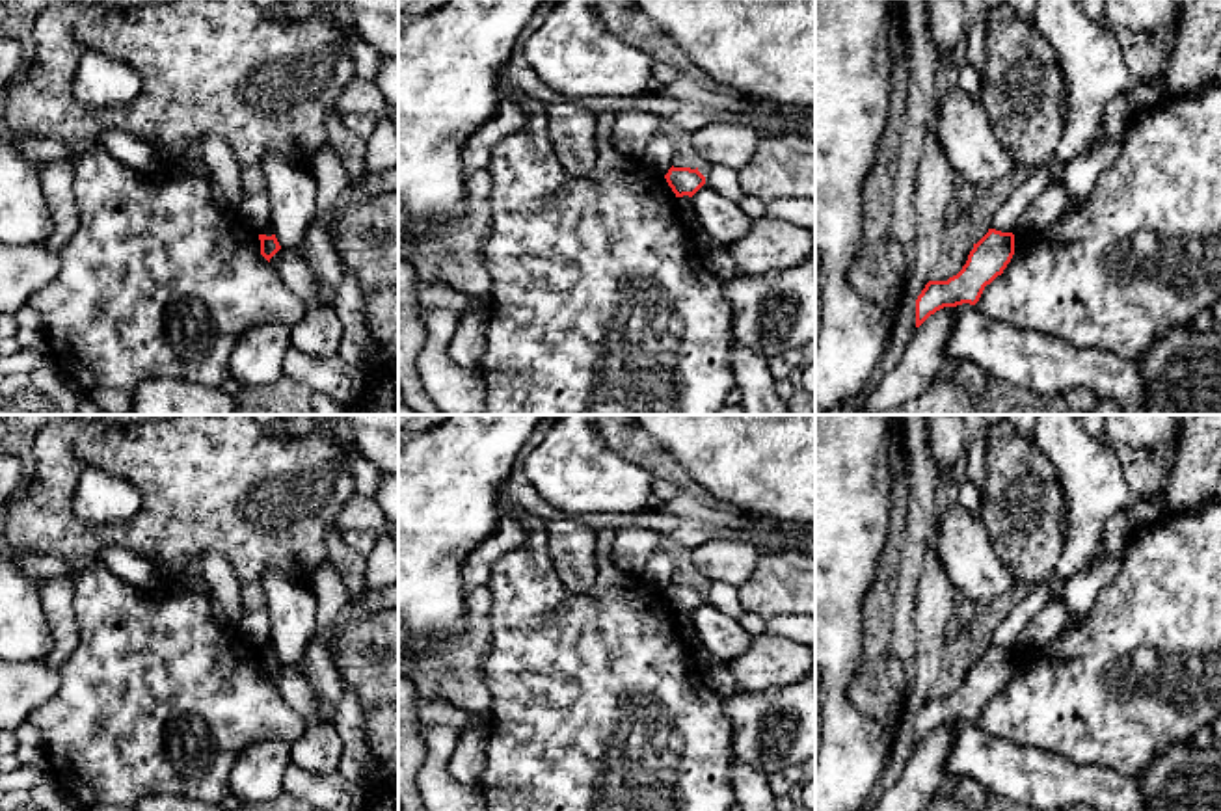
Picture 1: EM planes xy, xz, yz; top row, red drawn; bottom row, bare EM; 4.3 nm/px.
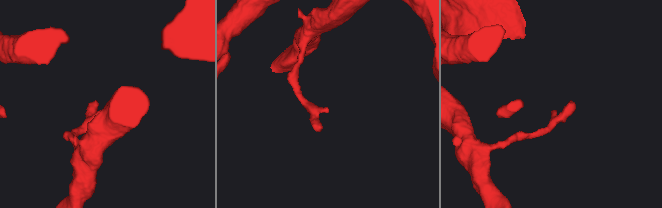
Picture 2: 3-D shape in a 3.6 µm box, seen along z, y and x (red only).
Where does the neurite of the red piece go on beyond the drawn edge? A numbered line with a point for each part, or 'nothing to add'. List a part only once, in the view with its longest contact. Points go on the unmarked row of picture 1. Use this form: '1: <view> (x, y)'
nothing to add

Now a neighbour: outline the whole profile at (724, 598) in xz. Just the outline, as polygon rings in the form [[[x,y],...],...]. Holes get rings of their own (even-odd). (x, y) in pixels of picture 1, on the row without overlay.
[[[713,580],[705,592],[705,601],[731,618],[739,618],[745,612],[737,588],[726,582]]]

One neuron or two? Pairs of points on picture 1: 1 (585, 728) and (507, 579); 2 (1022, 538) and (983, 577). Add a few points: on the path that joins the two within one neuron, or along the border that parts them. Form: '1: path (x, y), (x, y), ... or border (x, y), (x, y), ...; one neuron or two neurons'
1: path (585, 691), (559, 663), (533, 616); one neuron
2: border (981, 521), (996, 557), (1015, 583); two neurons

